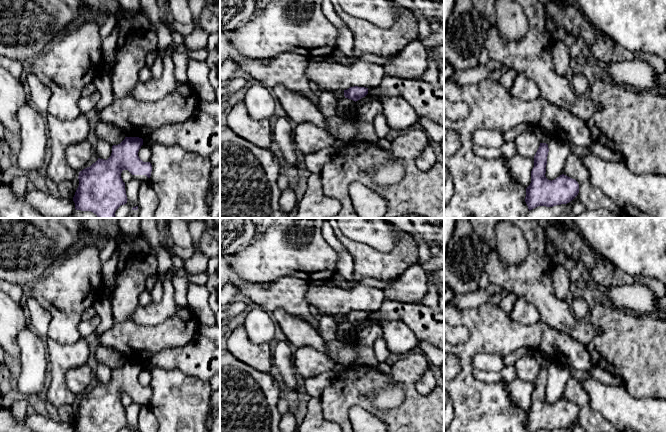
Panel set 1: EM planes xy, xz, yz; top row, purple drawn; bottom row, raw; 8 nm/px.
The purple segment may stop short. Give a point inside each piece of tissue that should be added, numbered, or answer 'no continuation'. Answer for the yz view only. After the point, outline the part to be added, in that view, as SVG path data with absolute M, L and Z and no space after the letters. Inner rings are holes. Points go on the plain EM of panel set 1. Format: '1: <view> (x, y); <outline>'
no continuation

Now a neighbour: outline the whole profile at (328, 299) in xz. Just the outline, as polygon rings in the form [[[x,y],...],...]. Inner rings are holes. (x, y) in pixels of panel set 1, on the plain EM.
[[[308,282],[305,299],[310,307],[315,307],[323,314],[347,314],[358,310],[374,312],[385,301],[383,289],[367,285],[357,285],[350,289],[332,286],[327,282]]]

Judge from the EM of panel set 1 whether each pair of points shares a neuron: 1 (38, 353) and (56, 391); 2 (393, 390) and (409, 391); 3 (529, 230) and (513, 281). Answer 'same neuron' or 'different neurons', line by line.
1: different neurons
2: different neurons
3: same neuron

